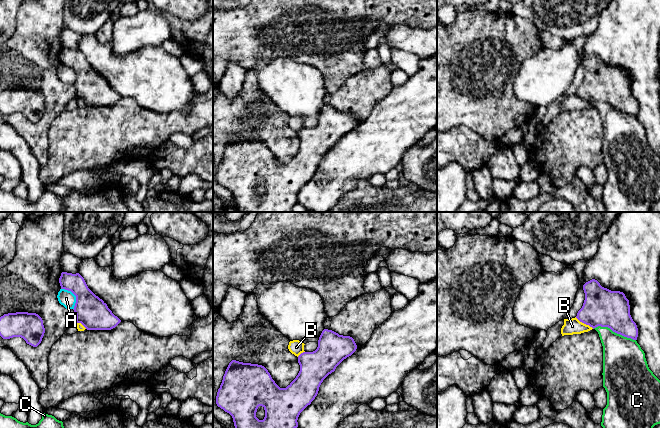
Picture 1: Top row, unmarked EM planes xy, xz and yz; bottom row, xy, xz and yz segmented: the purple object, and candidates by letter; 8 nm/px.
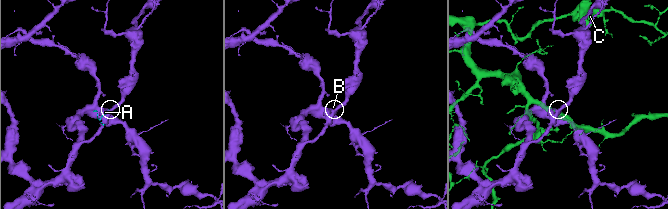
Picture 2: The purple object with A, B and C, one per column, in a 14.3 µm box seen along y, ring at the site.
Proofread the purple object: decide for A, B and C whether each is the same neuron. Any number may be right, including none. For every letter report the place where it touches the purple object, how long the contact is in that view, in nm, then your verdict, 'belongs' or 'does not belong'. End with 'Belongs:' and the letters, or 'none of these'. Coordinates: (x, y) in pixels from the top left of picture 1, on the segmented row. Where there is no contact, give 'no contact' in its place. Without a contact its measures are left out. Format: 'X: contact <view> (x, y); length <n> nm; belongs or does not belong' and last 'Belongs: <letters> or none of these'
A: contact xy (75, 295); length 200 nm; does not belong
B: contact yz (584, 323); length 180 nm; does not belong
C: contact yz (614, 331); length 360 nm; does not belong
Belongs: none of these

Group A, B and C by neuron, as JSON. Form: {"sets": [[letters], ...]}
{"sets": [["A", "B", "C"]]}

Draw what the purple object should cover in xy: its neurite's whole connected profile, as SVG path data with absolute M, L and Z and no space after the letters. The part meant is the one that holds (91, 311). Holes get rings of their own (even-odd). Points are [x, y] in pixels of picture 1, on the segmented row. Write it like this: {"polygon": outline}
{"polygon": "M62 272L59 283L61 289L71 291L76 296L73 309L76 322L81 323L87 330L111 330L121 322L107 304L88 288L79 273Z"}

